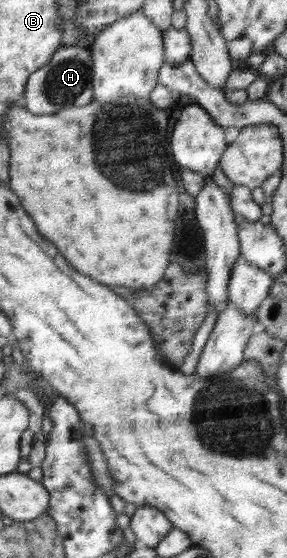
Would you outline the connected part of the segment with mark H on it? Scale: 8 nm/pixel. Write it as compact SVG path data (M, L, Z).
M82 44L58 48L44 67L28 77L21 103L34 115L48 115L64 108L88 105L92 102L92 67L90 48Z

